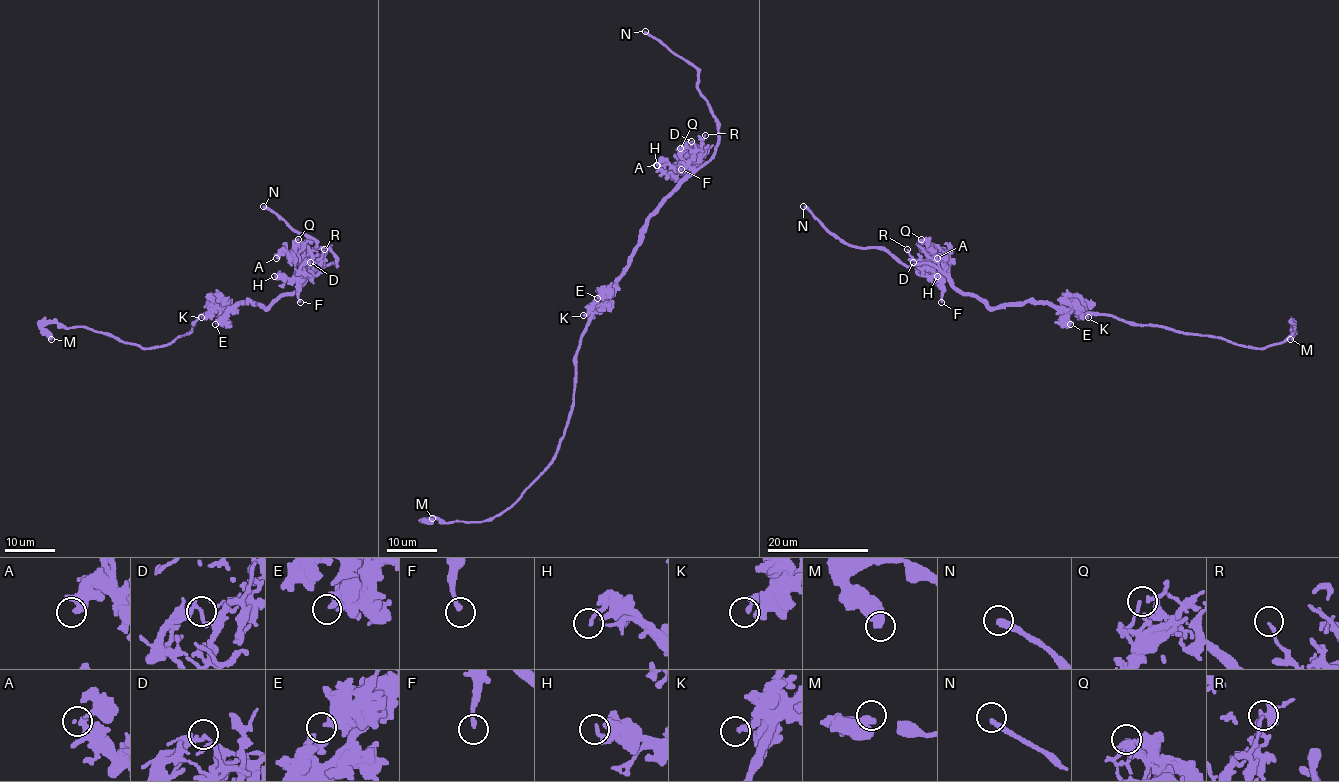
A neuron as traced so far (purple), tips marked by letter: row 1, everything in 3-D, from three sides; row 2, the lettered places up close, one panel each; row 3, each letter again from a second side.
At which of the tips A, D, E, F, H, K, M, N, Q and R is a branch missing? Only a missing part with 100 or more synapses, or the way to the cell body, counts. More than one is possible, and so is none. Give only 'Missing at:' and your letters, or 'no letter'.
Missing at: N

